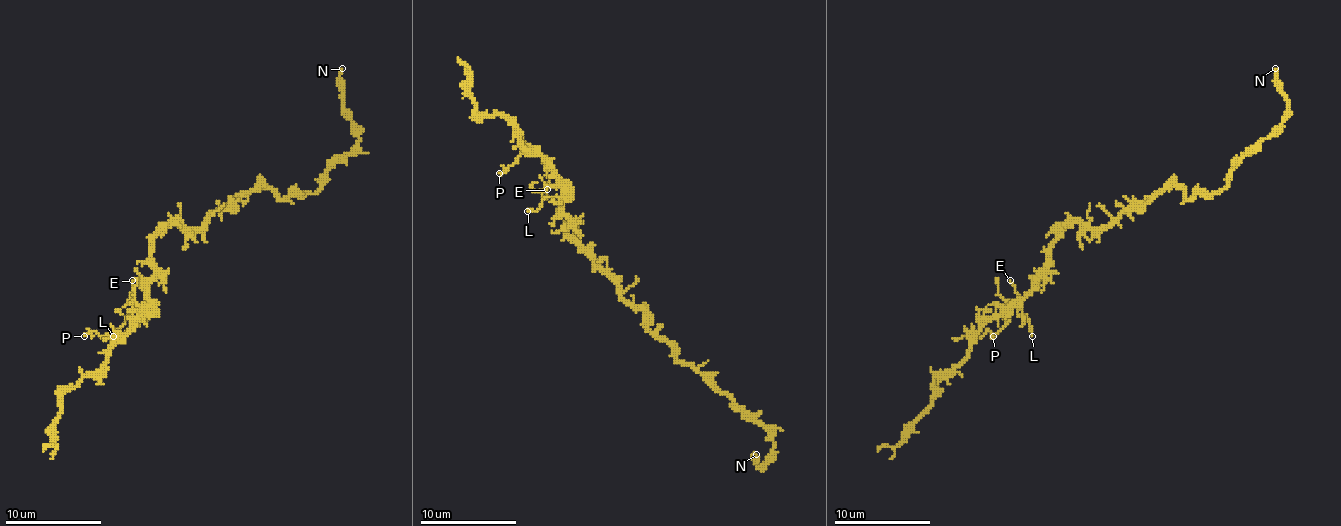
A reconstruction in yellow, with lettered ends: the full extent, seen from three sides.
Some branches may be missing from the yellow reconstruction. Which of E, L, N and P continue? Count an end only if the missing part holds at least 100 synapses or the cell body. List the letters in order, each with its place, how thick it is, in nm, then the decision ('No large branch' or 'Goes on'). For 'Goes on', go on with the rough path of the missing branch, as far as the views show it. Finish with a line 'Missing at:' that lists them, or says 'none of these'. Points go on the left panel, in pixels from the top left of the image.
E: Place: (132, 280). Thickness 100 nm. No large branch
L: Place: (113, 336). Thickness 110 nm. No large branch
N: Place: (342, 68). Thickness 200 nm. No large branch
P: Place: (84, 336). Thickness 80 nm. No large branch
Missing at: none of these

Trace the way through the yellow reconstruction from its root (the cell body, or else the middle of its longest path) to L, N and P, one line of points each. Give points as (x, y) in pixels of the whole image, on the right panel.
L: (1087, 227), (1073, 223), (1056, 239), (1051, 249), (1051, 264), (1017, 307), (1017, 312), (1032, 326), (1032, 336)
N: (1087, 227), (1111, 225), (1169, 186), (1188, 198), (1217, 194), (1227, 174), (1282, 121), (1287, 97), (1275, 68)
P: (1087, 227), (1073, 223), (1056, 239), (1051, 264), (1036, 283), (974, 333), (981, 336), (988, 331), (993, 336)

